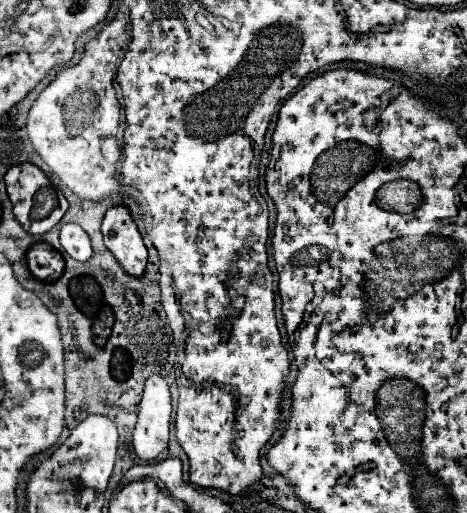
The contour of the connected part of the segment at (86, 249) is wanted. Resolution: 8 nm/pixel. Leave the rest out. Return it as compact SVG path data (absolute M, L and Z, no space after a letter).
M65 224L61 228L61 246L65 248L65 252L71 258L75 258L79 262L87 262L93 252L87 232L77 224Z

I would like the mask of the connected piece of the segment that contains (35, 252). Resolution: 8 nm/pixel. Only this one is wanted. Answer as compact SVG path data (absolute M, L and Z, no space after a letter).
M35 244L27 252L31 274L41 282L55 282L63 274L63 258L49 244Z

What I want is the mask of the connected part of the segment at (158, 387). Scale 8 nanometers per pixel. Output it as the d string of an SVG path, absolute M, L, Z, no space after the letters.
M161 374L145 380L141 408L133 432L133 448L141 460L155 460L167 450L171 422L171 394Z

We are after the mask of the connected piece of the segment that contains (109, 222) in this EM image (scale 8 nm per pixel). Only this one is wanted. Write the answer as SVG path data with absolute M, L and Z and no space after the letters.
M111 208L103 218L103 240L119 266L133 278L141 278L147 266L147 248L127 208Z

